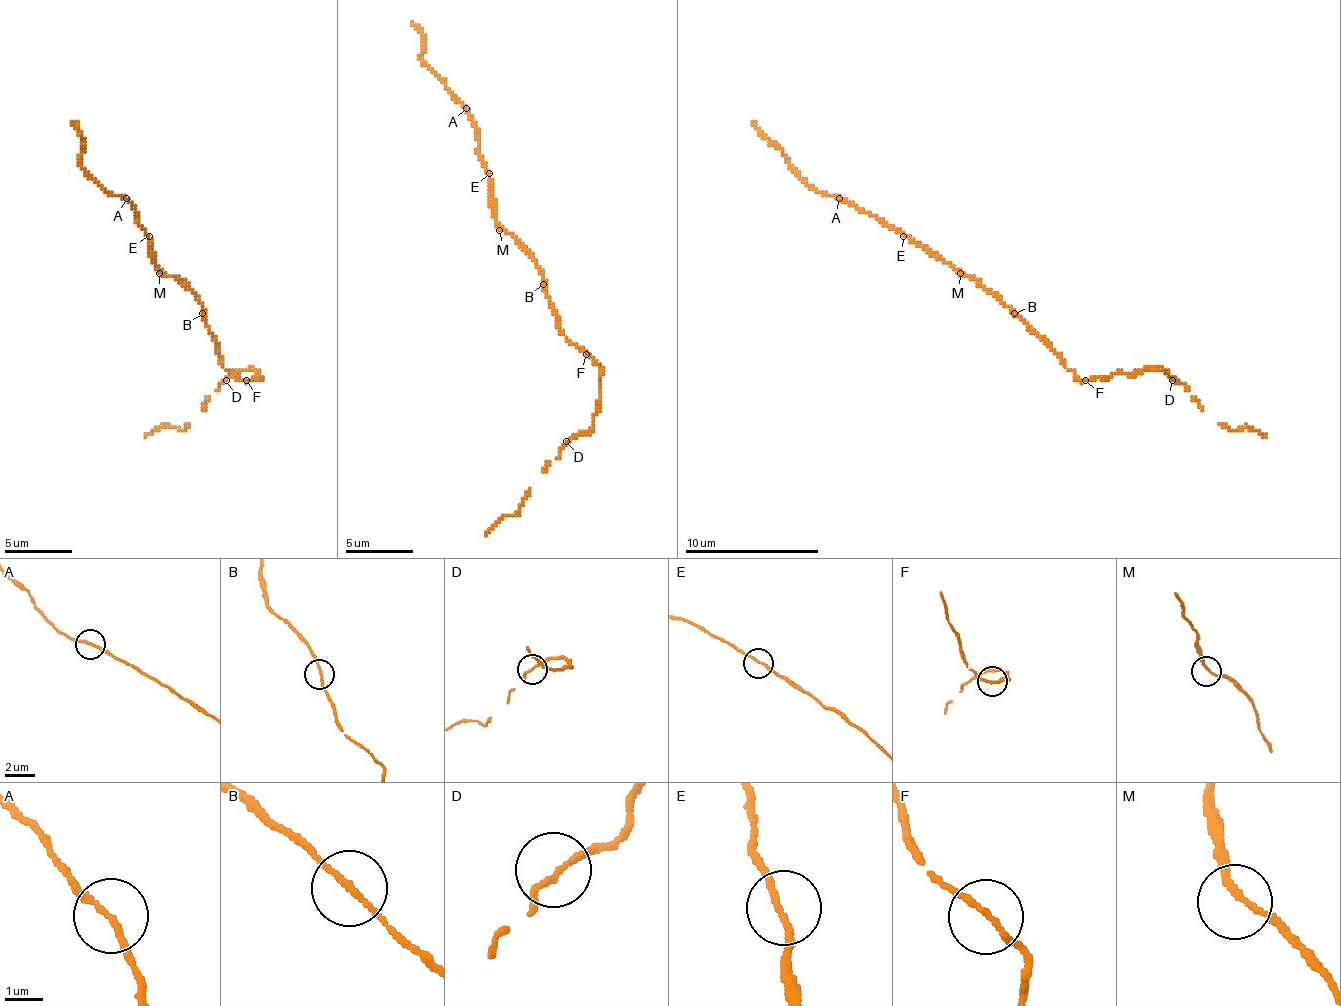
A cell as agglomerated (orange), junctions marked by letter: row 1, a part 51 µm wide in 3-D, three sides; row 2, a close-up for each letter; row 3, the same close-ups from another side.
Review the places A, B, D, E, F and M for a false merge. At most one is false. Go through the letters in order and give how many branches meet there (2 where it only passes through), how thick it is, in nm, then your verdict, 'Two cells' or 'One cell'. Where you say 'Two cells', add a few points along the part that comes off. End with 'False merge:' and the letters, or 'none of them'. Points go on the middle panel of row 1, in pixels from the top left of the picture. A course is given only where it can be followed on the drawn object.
A: Branches: 2. Thickness 150 nm. One cell
B: Branches: 2. Thickness 140 nm. One cell
D: Branches: 2. Thickness 160 nm. One cell
E: Branches: 2. Thickness 150 nm. One cell
F: Branches: 2. Thickness 160 nm. One cell
M: Branches: 2. Thickness 140 nm. One cell
False merge: none of them

